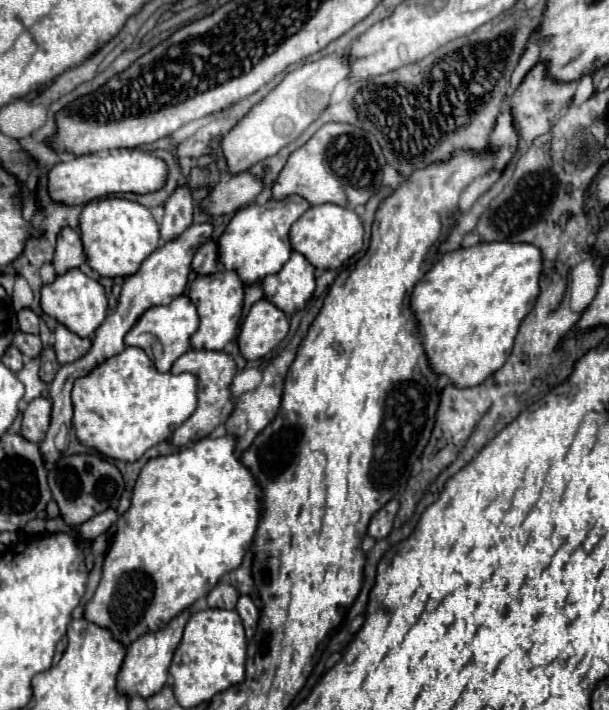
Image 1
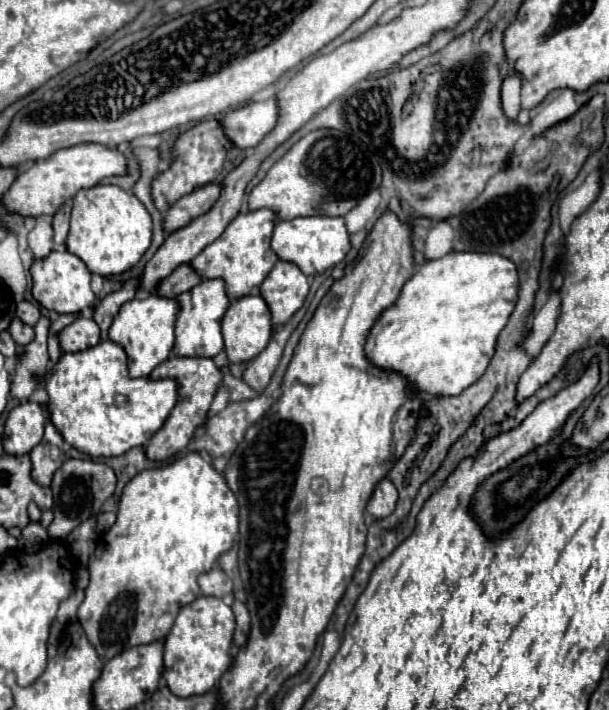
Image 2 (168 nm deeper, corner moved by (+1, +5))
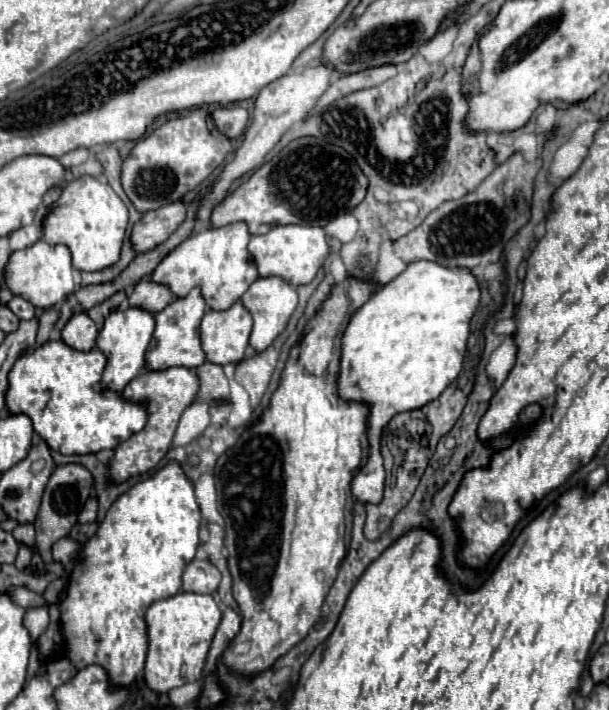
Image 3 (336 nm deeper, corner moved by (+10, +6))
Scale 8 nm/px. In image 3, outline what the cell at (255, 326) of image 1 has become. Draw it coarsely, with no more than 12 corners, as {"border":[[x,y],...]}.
{"border":[[242,302],[208,310],[200,324],[206,360],[246,354],[252,316]]}

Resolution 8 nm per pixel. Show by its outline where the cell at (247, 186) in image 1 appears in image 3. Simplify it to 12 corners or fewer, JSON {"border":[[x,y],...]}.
{"border":[[182,200],[146,212],[132,226],[134,248],[148,252],[186,220]]}

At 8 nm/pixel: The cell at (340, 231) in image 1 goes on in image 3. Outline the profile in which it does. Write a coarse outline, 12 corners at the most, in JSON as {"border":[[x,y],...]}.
{"border":[[274,226],[248,250],[260,276],[310,284],[330,254],[320,226]]}

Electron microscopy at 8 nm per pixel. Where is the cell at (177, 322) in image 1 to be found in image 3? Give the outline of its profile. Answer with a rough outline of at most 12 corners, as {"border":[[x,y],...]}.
{"border":[[112,310],[96,338],[98,388],[120,392],[146,368],[154,314]]}

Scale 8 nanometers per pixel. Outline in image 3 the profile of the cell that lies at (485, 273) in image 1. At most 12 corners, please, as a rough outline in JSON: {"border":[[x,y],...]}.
{"border":[[408,268],[356,310],[338,394],[370,406],[352,496],[380,504],[380,432],[460,374],[470,268]]}

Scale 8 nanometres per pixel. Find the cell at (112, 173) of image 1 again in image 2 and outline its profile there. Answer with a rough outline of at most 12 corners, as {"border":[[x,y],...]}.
{"border":[[103,145],[59,149],[23,169],[1,203],[53,215],[79,189],[125,175]]}

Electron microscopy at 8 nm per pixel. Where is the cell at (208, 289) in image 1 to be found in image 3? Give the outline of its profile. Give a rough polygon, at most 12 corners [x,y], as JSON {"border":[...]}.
{"border":[[200,288],[156,314],[148,368],[206,362]]}

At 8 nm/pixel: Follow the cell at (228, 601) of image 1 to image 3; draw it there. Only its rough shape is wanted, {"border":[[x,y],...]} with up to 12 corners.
{"border":[[194,558],[182,576],[184,592],[214,594],[218,568]]}

